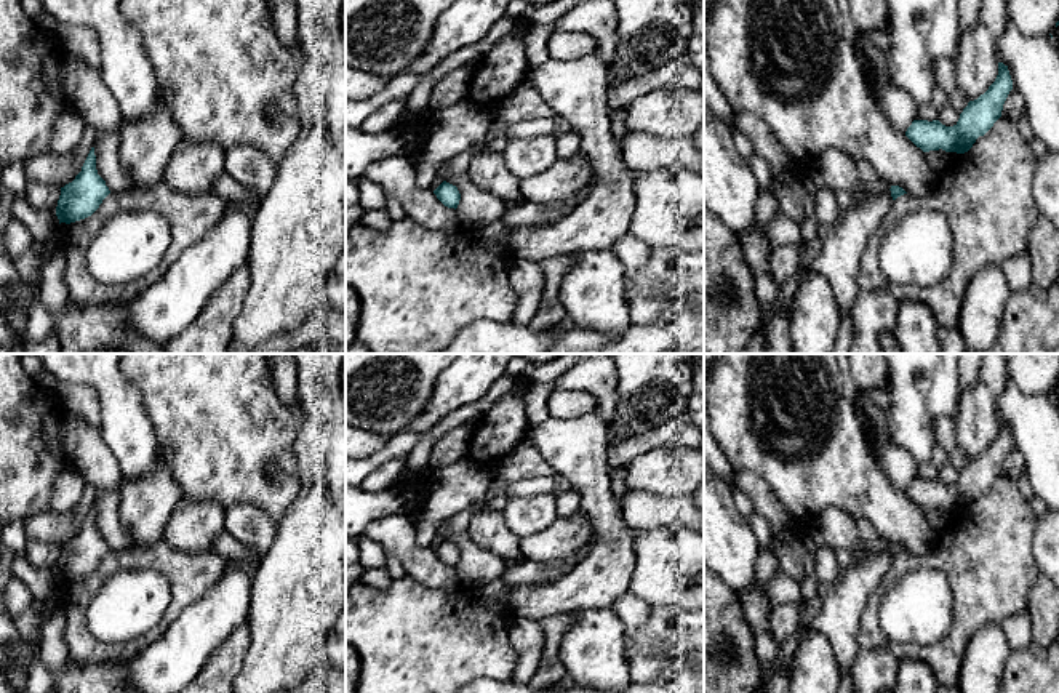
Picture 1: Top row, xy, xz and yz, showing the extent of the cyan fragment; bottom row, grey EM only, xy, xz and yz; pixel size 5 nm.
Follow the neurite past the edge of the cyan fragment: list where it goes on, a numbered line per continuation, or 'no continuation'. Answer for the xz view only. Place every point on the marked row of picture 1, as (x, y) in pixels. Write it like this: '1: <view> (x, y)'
no continuation

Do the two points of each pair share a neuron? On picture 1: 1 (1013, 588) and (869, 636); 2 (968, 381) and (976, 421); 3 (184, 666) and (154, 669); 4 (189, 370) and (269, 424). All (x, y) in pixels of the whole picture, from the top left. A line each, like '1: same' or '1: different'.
1: same
2: different
3: same
4: same

